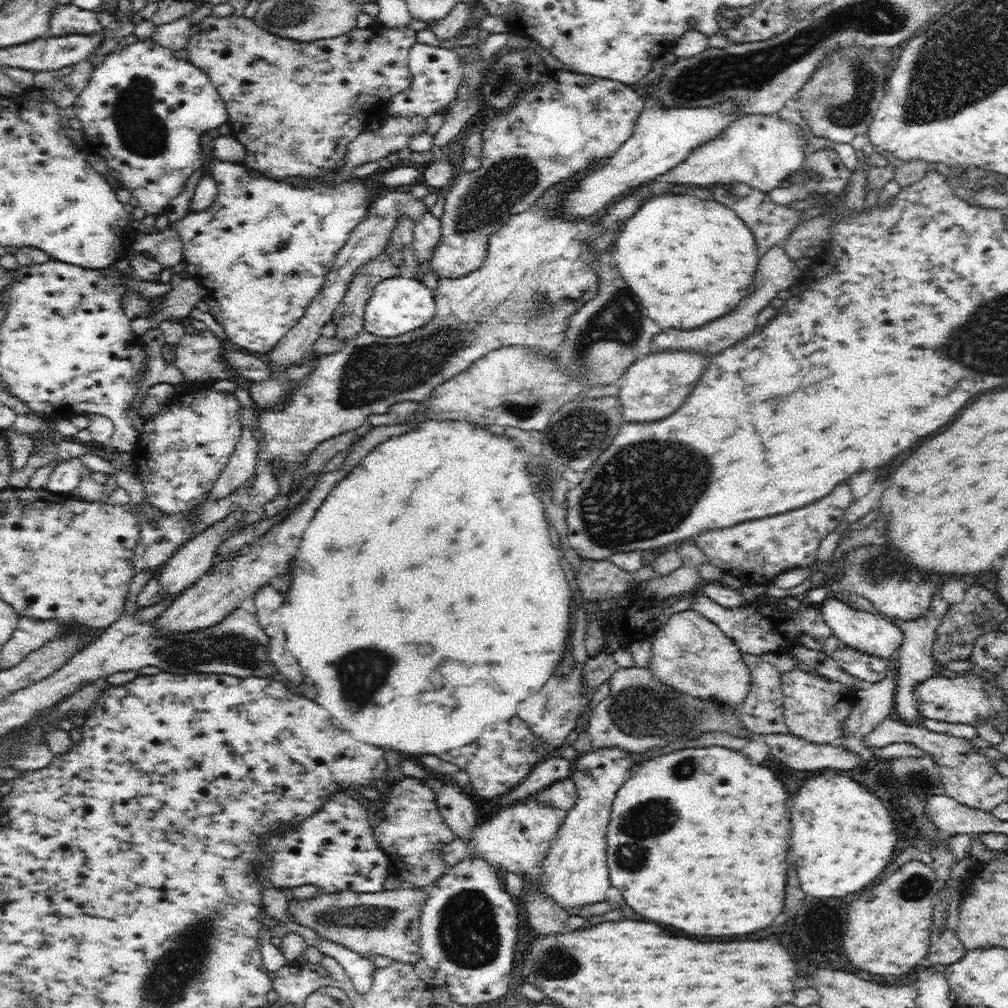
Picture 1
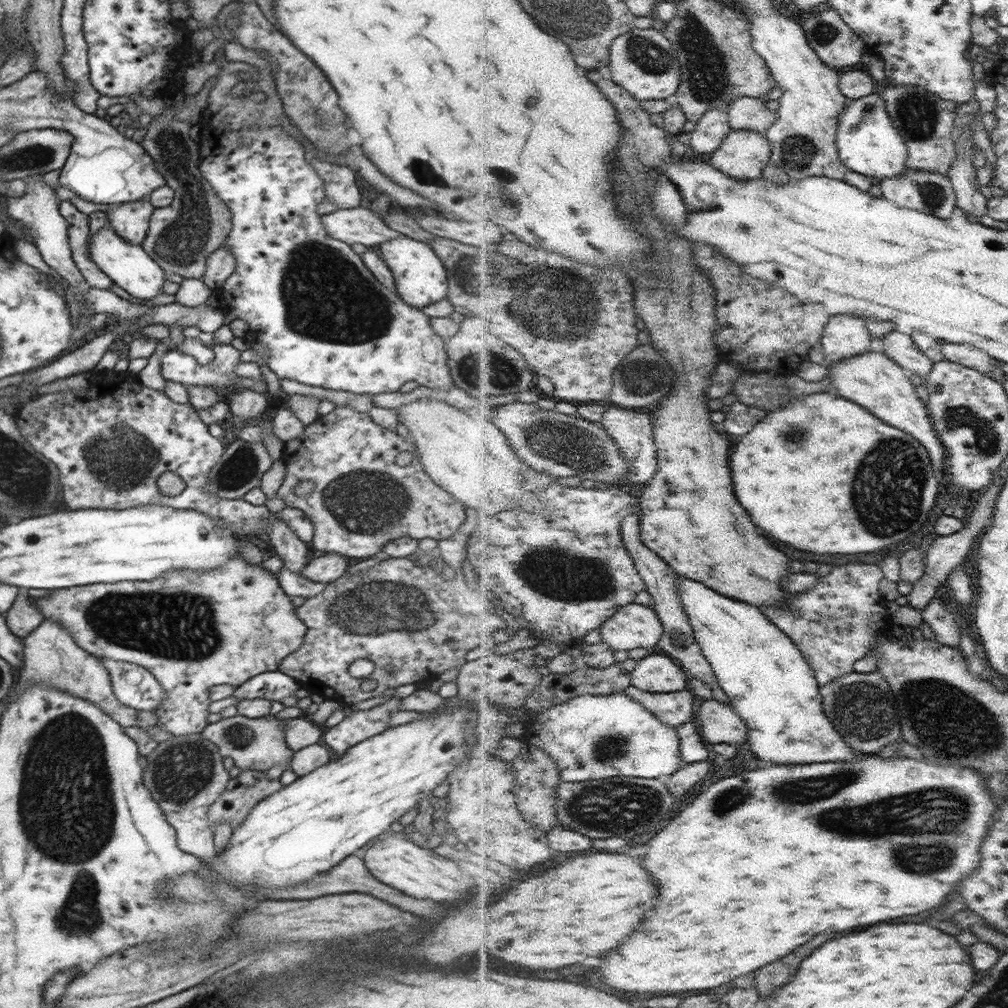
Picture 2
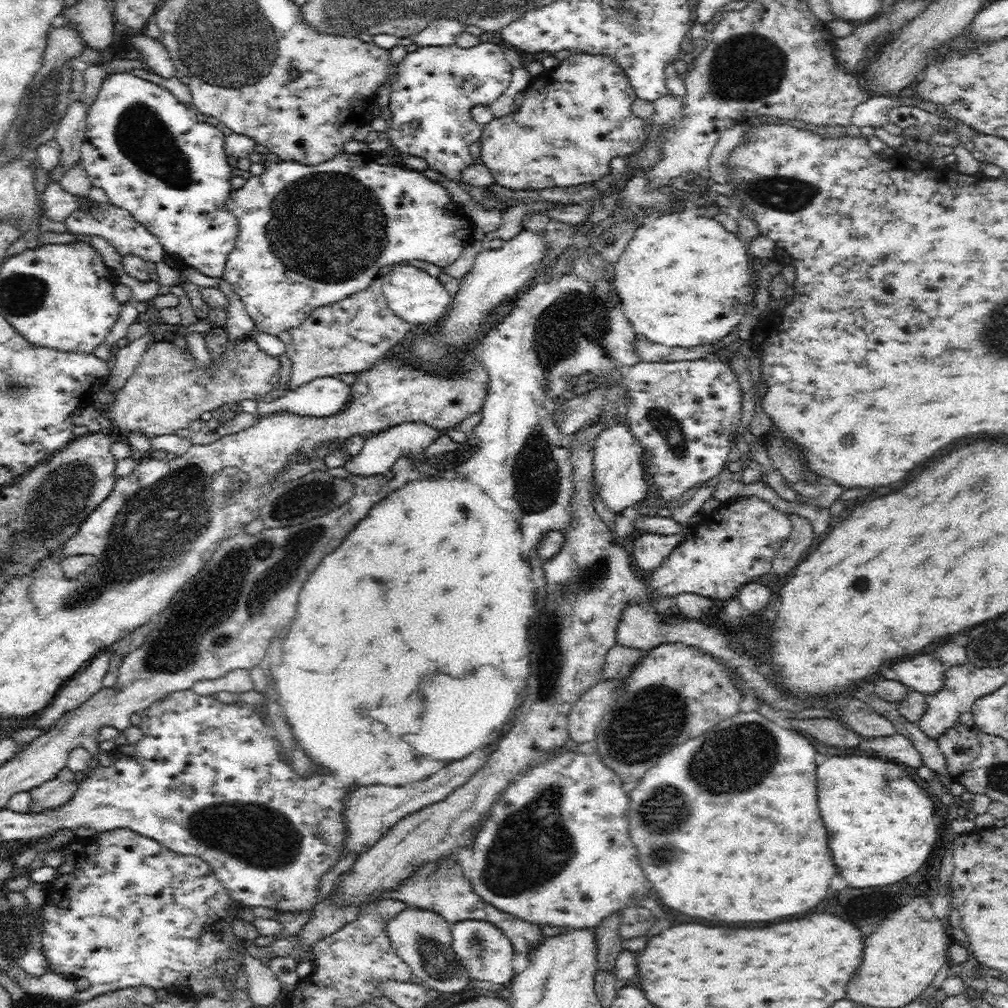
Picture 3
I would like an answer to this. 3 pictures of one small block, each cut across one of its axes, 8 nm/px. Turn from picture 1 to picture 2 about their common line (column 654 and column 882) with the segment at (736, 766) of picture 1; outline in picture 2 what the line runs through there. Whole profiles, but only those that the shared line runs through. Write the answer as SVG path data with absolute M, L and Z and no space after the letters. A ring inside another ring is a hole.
M881 754L868 755L856 761L828 762L828 764L794 764L794 766L772 766L764 770L749 770L746 774L725 778L713 784L701 794L690 808L678 816L666 832L658 834L652 840L650 854L646 854L646 866L658 876L662 884L662 904L658 912L646 922L642 932L634 934L620 950L608 956L608 962L602 966L606 982L618 990L628 992L652 992L652 994L678 994L690 990L718 988L742 974L750 974L758 968L764 968L788 954L798 946L808 944L814 936L834 930L834 932L852 932L872 924L880 924L900 916L914 916L924 910L942 906L946 896L960 886L961 880L970 876L981 866L982 841L993 825L996 813L995 796L986 788L982 776L970 767L956 764L942 764L925 758L910 757L886 758Z

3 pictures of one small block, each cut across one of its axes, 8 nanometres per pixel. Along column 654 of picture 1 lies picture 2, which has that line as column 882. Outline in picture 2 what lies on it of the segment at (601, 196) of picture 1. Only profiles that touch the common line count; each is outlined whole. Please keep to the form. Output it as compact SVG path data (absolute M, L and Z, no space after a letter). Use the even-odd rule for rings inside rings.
M878 94L850 101L840 119L838 146L842 160L856 172L884 180L901 177L908 170L909 144L894 124L886 100Z

